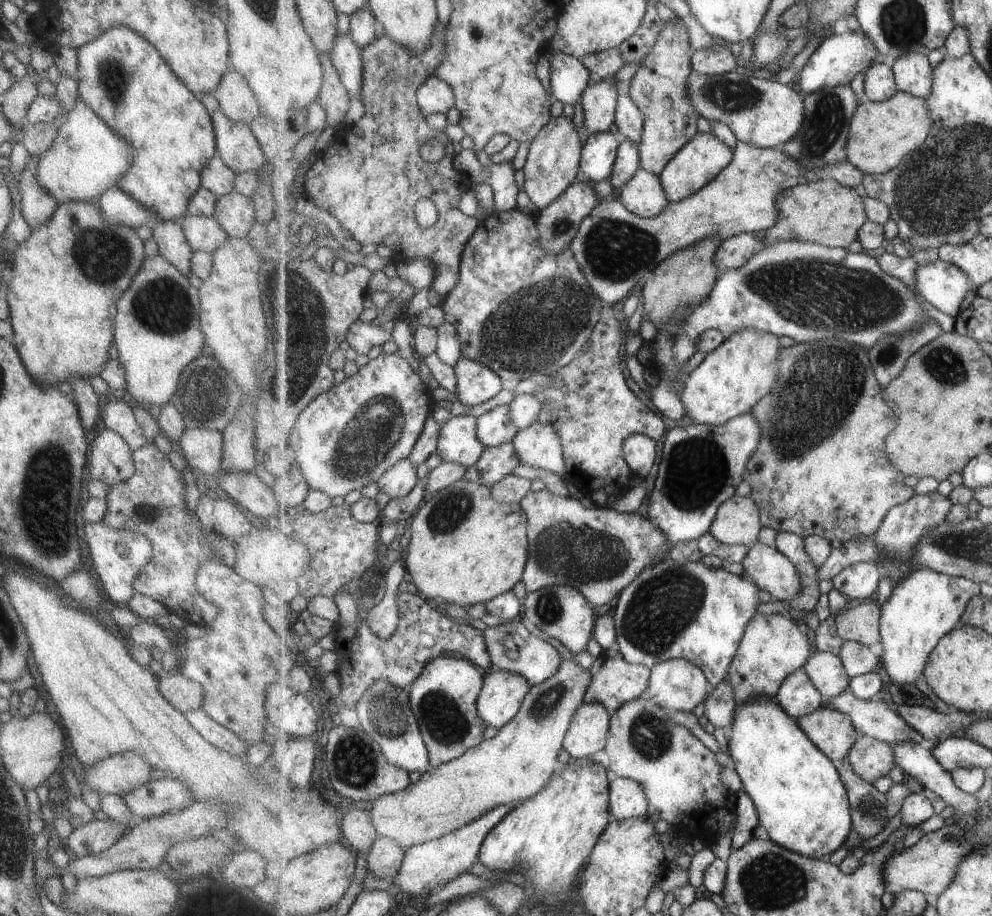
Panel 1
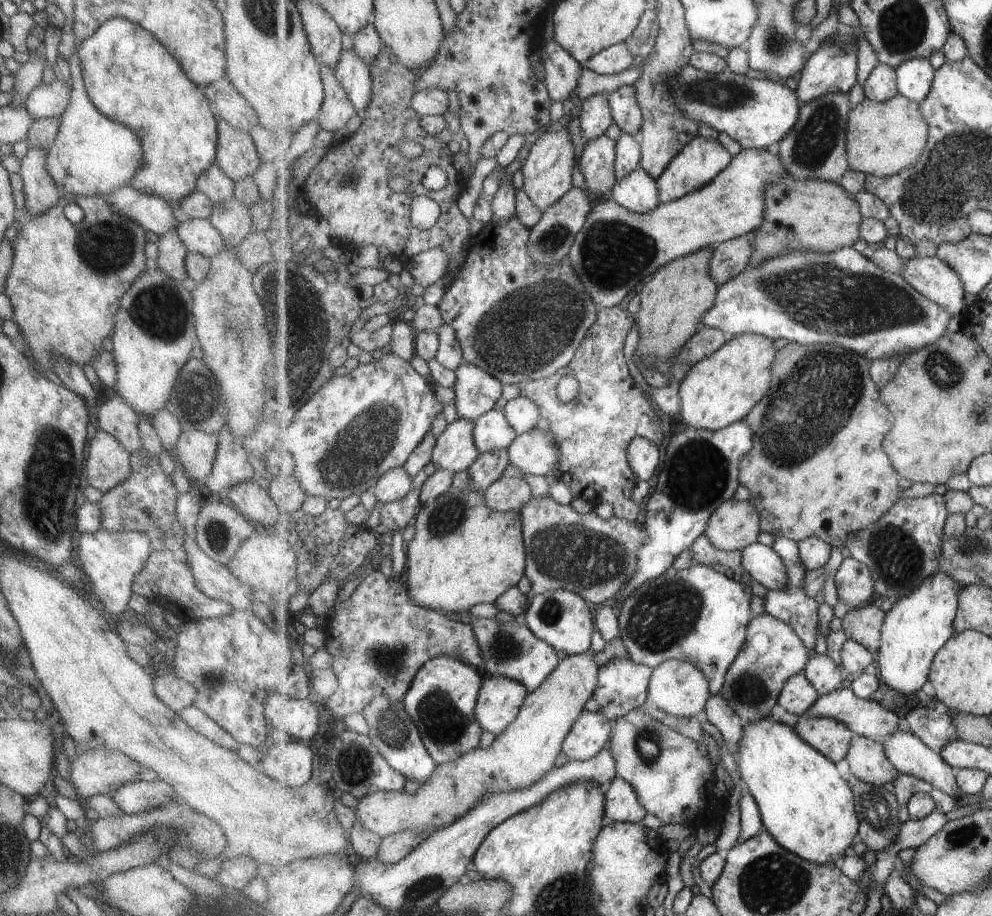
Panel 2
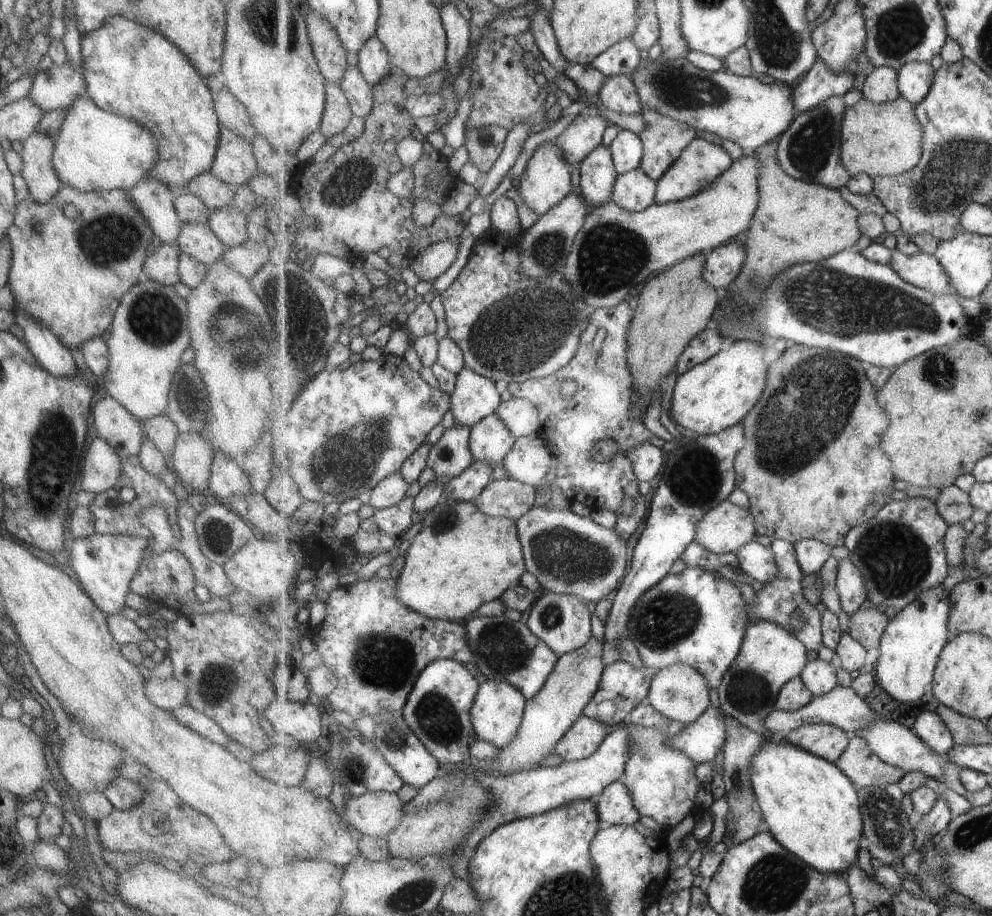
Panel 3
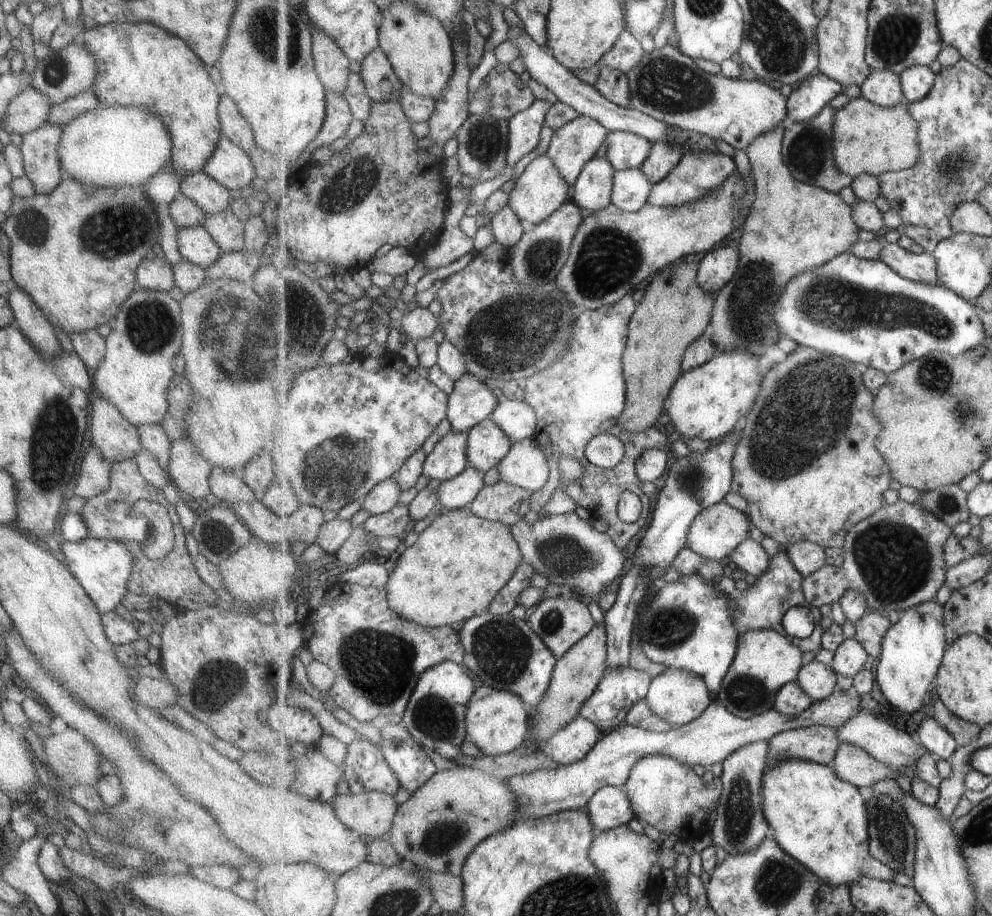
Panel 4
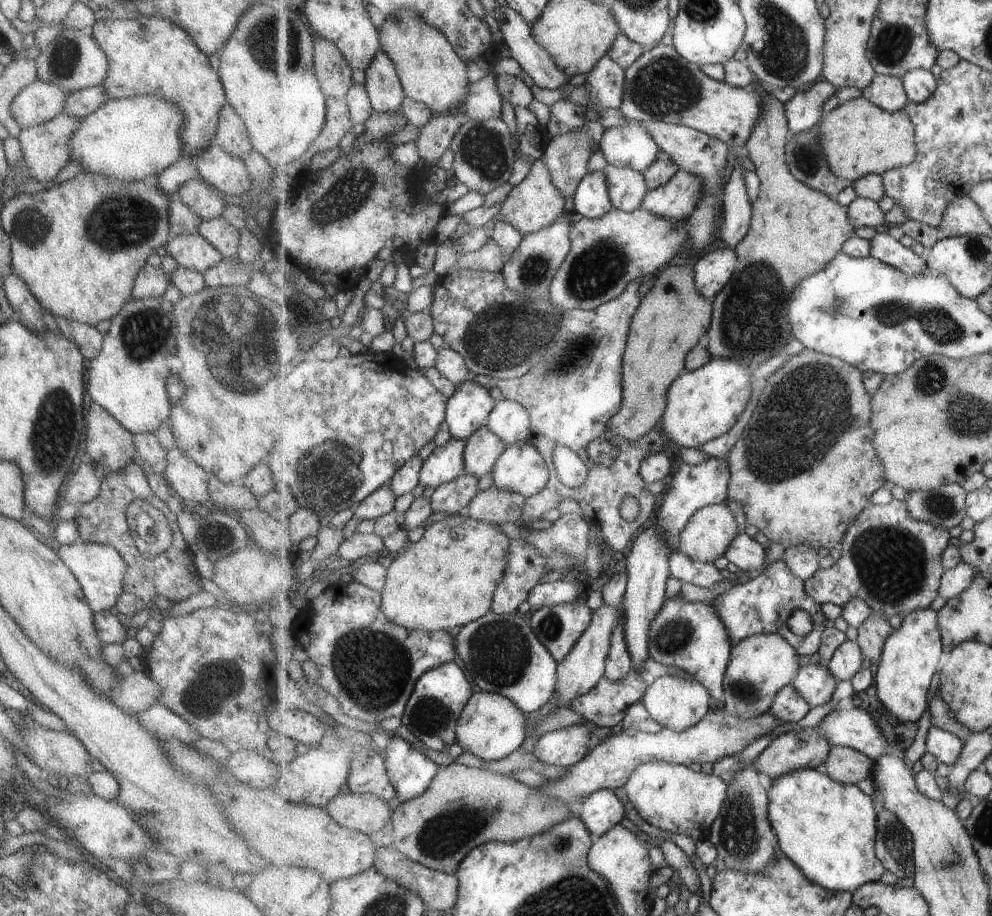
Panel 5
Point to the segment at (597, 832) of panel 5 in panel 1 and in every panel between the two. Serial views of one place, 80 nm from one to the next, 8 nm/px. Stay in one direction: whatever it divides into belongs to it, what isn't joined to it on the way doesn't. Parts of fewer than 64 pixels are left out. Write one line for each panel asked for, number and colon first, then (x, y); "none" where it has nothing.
1: (628, 798)
2: (623, 803)
3: (616, 806)
4: (609, 808)

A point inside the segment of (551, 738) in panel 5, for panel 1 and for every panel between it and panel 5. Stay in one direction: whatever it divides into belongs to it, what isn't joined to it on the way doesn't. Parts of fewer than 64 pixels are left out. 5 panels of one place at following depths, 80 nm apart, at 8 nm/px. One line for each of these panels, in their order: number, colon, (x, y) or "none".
1: (590, 728)
2: (592, 732)
3: (586, 736)
4: (573, 743)

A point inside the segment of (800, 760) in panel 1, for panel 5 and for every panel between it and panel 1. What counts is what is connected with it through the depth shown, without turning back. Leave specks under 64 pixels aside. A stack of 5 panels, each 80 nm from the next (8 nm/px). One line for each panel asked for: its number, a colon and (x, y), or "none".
2: (805, 800)
3: (809, 804)
4: (820, 819)
5: (829, 829)

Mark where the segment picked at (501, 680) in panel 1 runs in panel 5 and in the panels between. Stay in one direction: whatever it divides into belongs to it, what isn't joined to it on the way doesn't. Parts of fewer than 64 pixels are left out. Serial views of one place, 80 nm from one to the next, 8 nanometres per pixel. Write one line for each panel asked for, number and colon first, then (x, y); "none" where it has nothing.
2: (498, 705)
3: (497, 714)
4: (497, 720)
5: (492, 726)

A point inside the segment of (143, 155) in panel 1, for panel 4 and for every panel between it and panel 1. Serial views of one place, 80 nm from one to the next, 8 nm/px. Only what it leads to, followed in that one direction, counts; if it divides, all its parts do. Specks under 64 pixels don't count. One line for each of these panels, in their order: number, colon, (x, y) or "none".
2: (128, 76)
3: (128, 69)
4: (141, 65)

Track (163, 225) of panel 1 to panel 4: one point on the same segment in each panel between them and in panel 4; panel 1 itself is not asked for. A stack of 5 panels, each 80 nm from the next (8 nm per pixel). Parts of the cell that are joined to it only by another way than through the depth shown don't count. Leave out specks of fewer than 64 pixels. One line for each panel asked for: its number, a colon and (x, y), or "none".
2: (170, 251)
3: (161, 266)
4: (156, 273)

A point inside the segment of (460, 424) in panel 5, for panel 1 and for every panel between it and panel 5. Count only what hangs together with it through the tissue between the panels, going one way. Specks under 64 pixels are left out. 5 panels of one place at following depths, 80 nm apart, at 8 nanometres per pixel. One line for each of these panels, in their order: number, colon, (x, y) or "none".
1: (477, 382)
2: (476, 391)
3: (476, 396)
4: (472, 401)

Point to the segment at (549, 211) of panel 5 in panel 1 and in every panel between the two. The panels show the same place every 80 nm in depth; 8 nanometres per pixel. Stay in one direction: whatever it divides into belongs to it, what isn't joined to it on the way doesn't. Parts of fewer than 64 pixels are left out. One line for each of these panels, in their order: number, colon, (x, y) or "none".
1: (554, 160)
2: (548, 169)
3: (546, 180)
4: (541, 189)

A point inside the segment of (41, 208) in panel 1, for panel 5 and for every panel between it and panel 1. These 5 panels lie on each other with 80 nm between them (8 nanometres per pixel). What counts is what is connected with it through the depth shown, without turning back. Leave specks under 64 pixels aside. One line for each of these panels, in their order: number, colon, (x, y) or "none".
2: (39, 192)
3: (36, 170)
4: (38, 147)
5: (44, 149)

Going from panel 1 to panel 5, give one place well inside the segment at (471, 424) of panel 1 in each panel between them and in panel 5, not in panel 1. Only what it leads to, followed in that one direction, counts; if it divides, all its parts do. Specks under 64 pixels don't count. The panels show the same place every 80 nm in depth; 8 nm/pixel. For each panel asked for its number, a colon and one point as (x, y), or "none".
2: (455, 450)
3: (451, 455)
4: (448, 459)
5: (447, 462)

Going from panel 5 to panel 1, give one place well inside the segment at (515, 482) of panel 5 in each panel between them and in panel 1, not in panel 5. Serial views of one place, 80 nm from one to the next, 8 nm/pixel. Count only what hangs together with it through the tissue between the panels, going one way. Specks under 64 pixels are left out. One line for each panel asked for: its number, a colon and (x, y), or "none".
1: (539, 445)
2: (535, 453)
3: (528, 461)
4: (526, 465)

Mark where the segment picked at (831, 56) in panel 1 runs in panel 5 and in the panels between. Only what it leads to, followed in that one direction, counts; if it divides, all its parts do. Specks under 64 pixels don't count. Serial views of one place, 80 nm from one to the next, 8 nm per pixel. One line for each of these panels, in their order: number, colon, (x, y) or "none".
2: (830, 69)
3: (821, 83)
4: (810, 98)
5: (804, 109)

